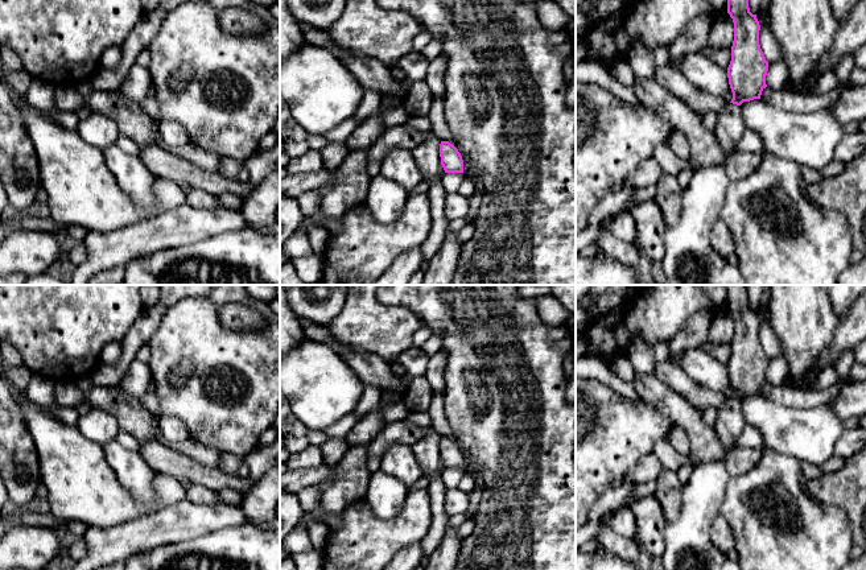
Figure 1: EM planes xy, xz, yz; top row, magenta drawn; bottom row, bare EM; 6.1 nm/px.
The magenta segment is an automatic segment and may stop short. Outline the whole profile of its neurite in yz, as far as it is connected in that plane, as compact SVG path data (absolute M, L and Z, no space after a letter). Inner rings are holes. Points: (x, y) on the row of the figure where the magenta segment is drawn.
M727 0L727 13L734 22L731 61L727 67L733 99L718 113L714 135L726 152L734 152L741 136L747 129L741 104L760 99L767 87L768 62L759 45L760 25L749 8L749 0Z

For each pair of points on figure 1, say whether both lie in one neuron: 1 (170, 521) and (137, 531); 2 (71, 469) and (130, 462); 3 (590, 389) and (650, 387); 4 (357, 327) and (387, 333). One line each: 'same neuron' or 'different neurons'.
1: same neuron
2: different neurons
3: different neurons
4: same neuron

